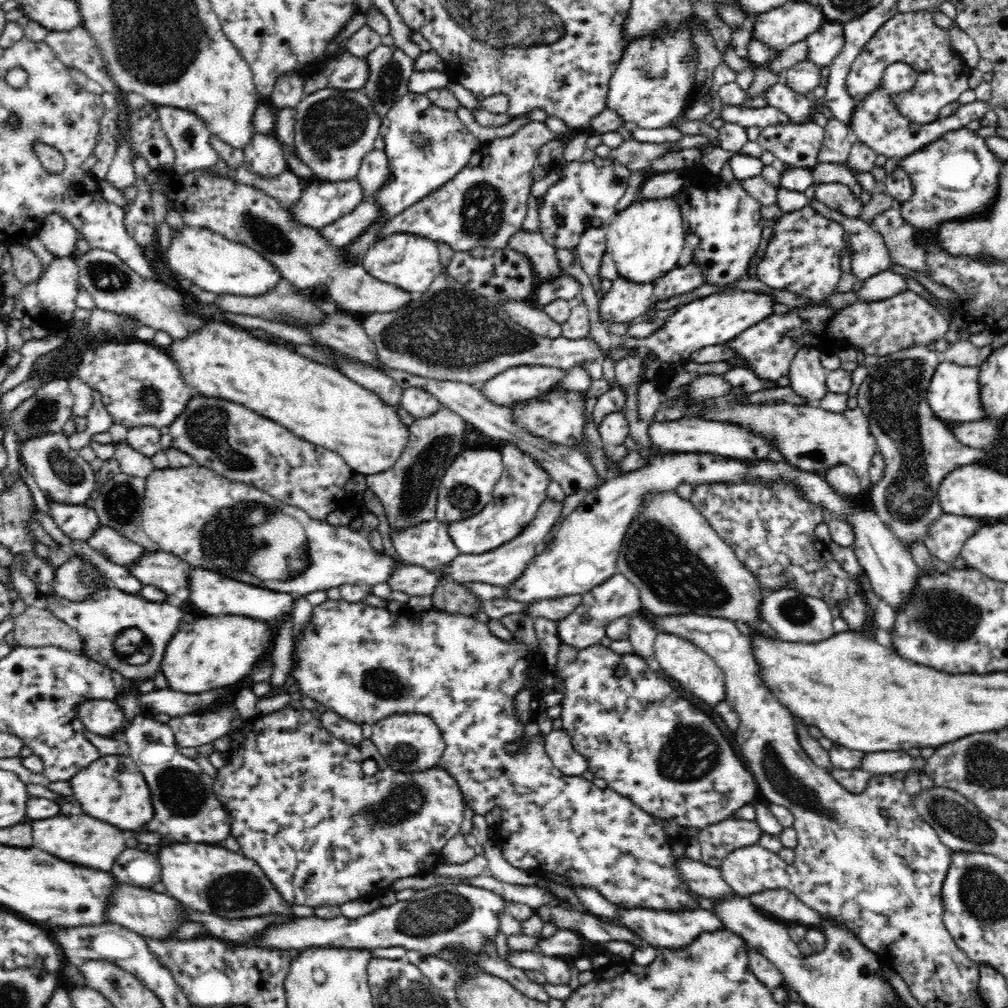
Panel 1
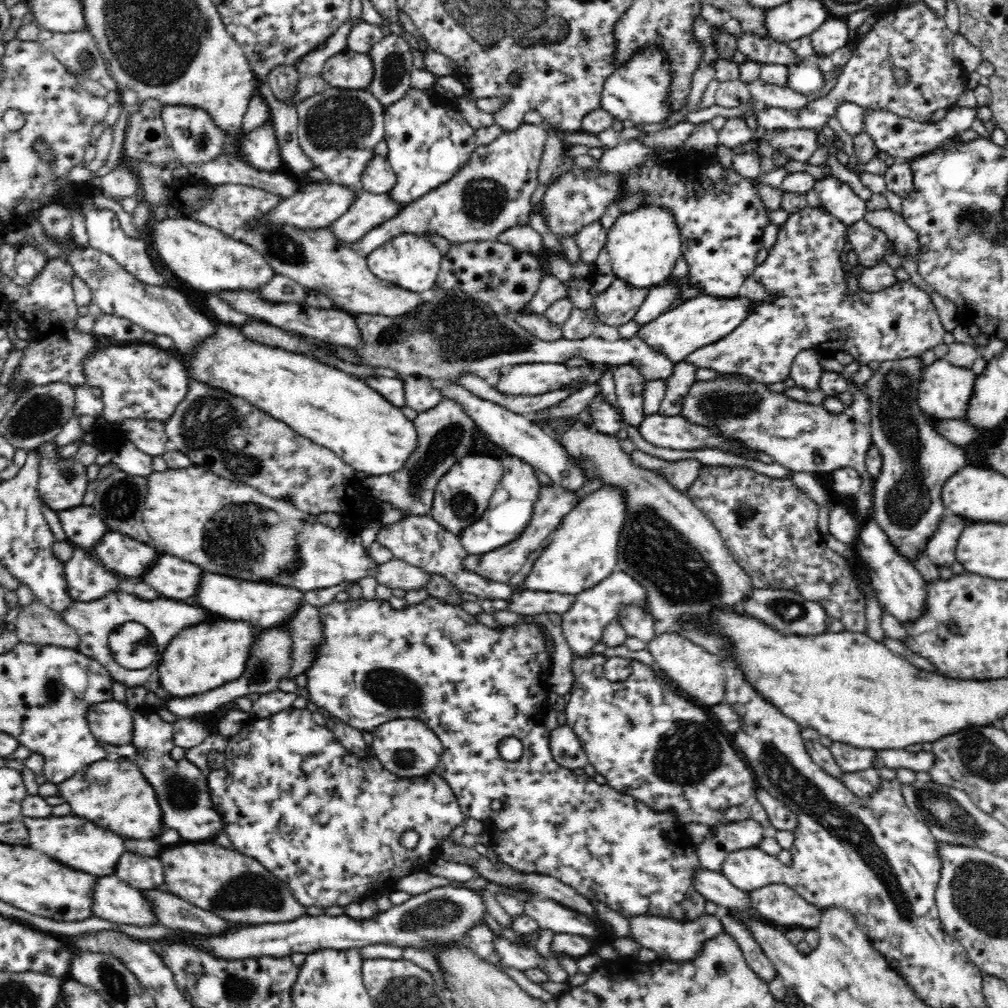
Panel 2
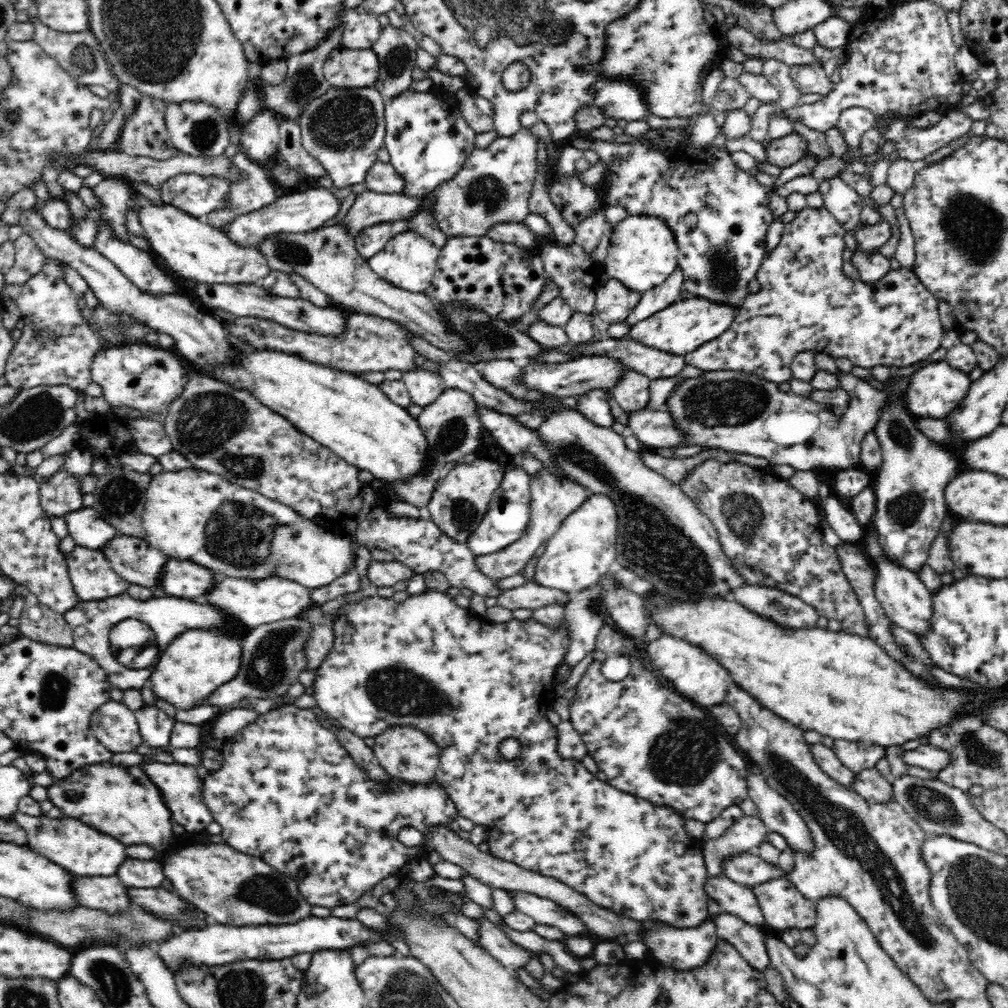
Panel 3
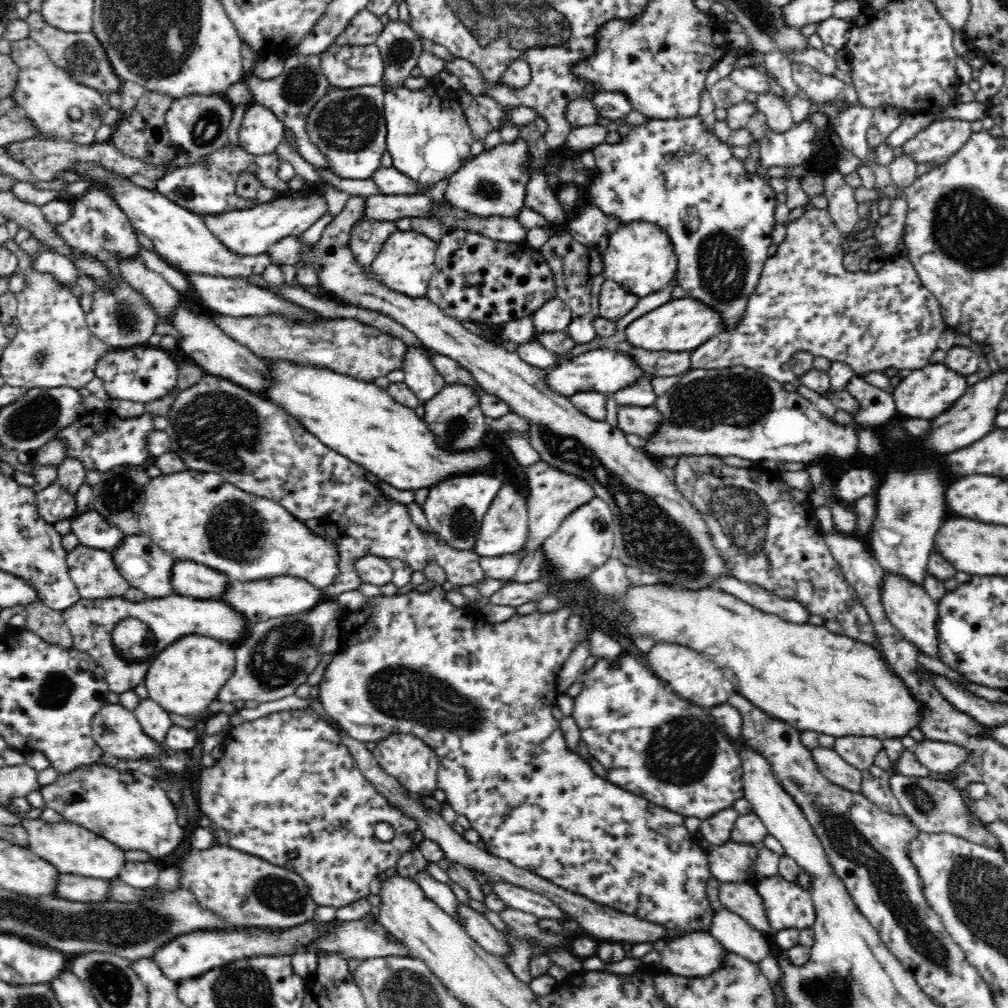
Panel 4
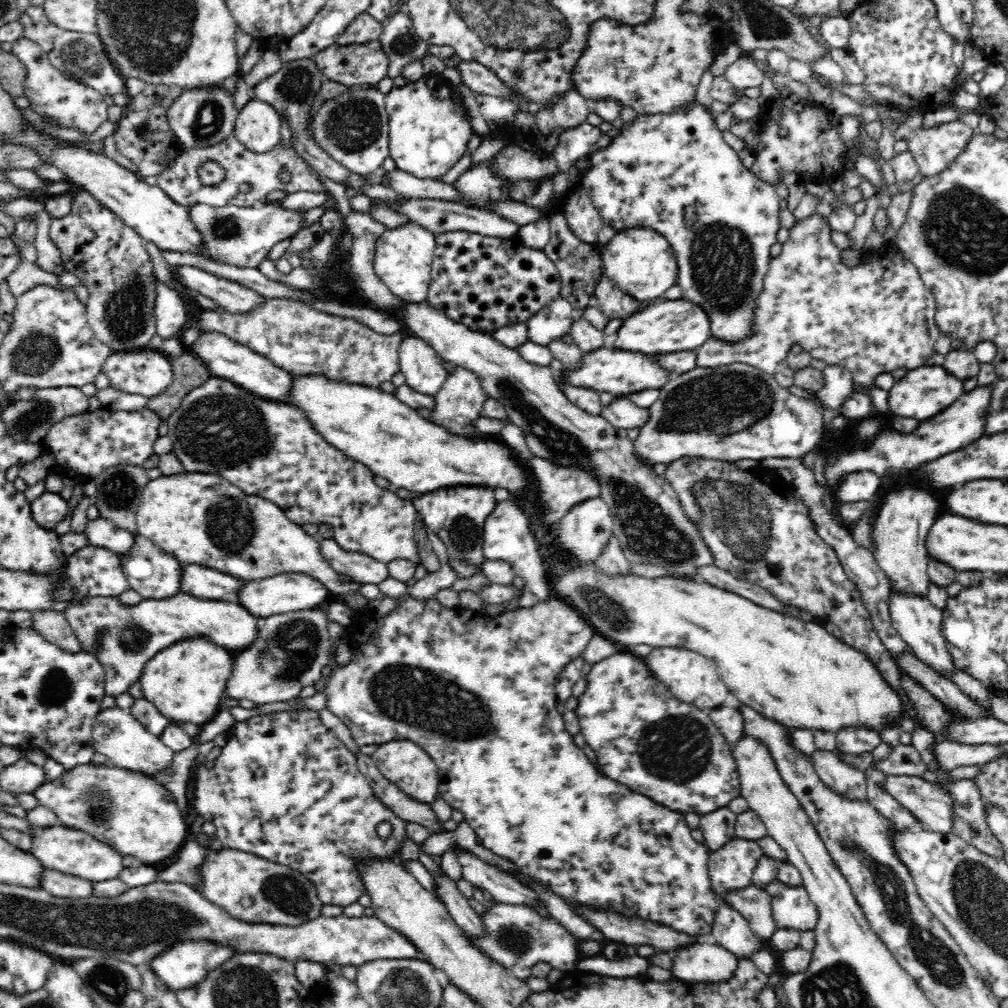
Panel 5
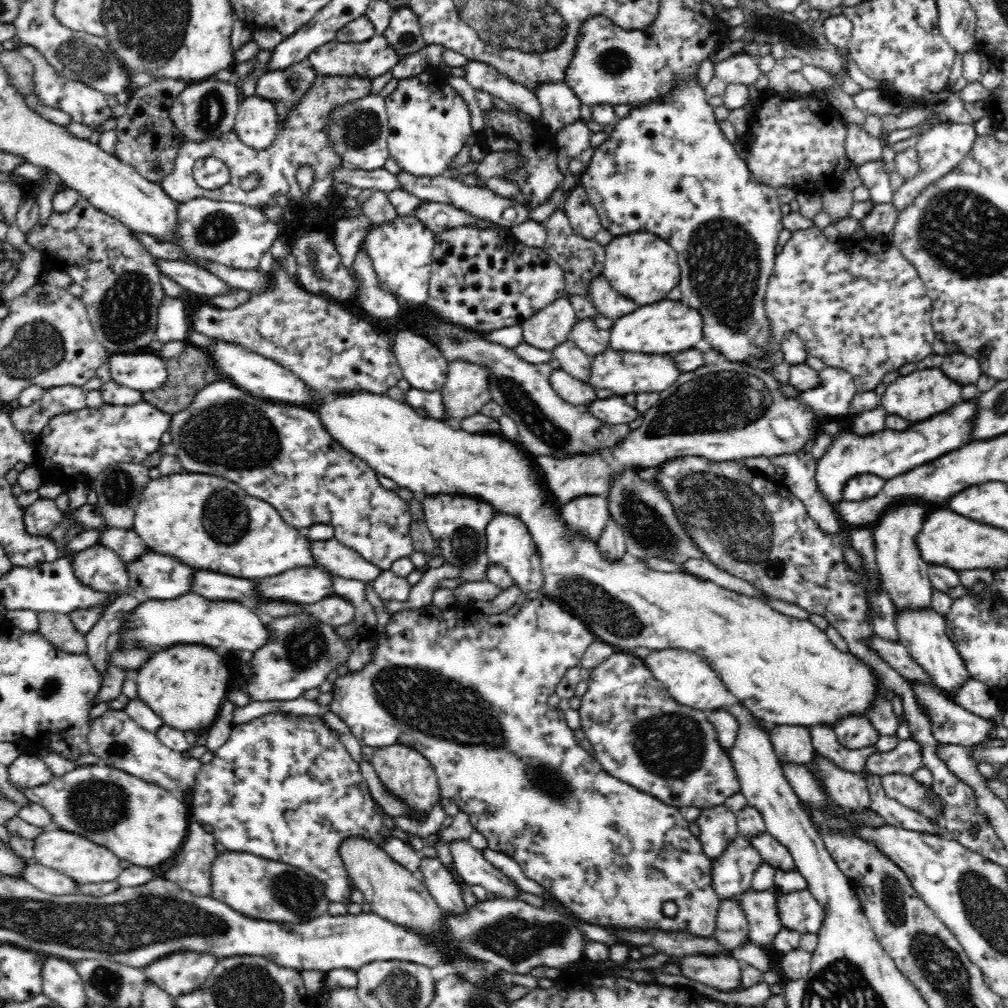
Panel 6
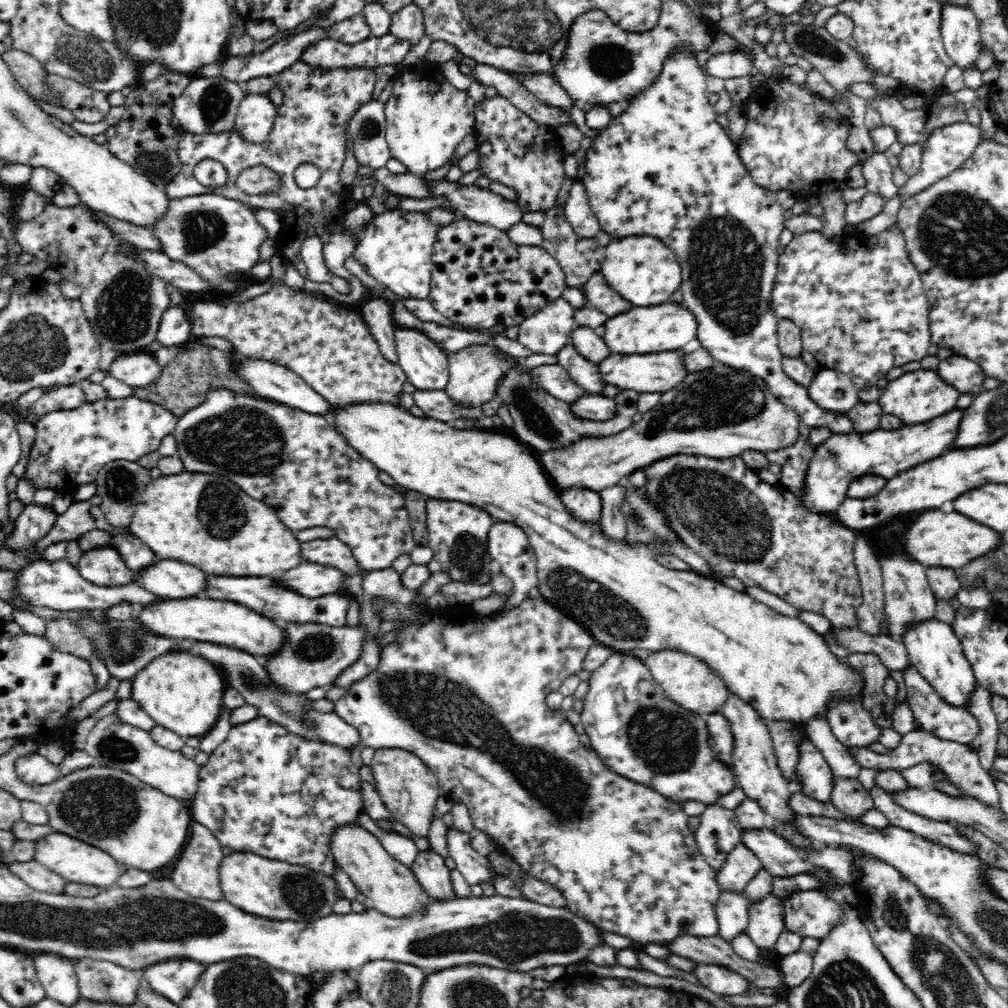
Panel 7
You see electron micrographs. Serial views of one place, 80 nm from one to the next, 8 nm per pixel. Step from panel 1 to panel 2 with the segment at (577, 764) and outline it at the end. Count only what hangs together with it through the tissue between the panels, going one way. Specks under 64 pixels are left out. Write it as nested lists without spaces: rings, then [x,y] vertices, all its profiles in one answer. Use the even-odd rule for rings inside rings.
[[[568,726],[554,728],[549,736],[550,754],[560,767],[575,771],[583,769],[589,763],[578,736]]]

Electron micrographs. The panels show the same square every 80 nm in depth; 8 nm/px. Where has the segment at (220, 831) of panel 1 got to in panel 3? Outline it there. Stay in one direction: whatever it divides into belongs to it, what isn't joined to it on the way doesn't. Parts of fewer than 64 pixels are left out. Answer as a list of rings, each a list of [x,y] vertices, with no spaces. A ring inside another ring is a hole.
[[[145,705],[135,711],[135,718],[142,744],[151,748],[165,748],[170,745],[170,737],[175,724],[161,709]],[[148,759],[146,762],[138,764],[140,768],[148,775],[148,778],[155,784],[158,791],[163,796],[163,802],[170,812],[170,821],[181,825],[188,836],[196,834],[202,836],[200,832],[207,830],[208,824],[214,822],[210,809],[204,803],[203,771],[192,764],[180,763],[161,763],[160,760]]]

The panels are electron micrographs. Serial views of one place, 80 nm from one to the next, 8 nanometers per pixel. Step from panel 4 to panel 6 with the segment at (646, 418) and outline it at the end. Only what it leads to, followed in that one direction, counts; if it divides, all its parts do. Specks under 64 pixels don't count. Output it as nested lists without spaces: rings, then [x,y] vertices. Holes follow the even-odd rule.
[[[616,394],[607,399],[596,399],[587,410],[608,424],[629,425],[636,419],[643,418],[644,414],[629,404],[624,396]]]

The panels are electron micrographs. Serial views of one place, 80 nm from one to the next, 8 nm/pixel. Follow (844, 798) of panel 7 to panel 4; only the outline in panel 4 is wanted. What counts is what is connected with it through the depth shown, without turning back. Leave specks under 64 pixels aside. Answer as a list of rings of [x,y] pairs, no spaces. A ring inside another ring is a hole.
[[[818,745],[811,750],[811,753],[819,771],[828,777],[828,780],[831,780],[837,787],[861,793],[861,770],[850,766],[833,748]]]

